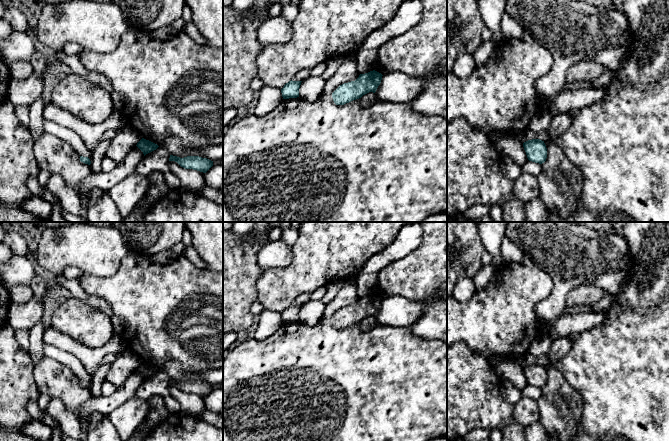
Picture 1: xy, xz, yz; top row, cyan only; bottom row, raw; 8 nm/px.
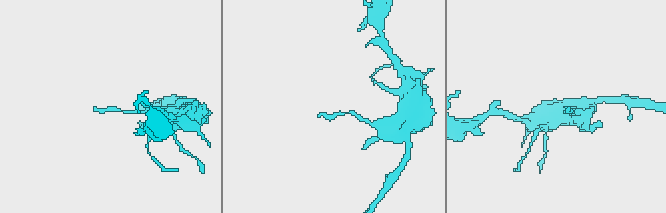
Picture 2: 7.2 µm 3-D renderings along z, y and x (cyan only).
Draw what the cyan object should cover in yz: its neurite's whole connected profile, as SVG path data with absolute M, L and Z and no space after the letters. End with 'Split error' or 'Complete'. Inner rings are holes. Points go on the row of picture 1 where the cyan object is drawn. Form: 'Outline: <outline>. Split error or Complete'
Outline: M532 139L523 143L529 161L542 164L547 158L547 148L544 141Z. Complete

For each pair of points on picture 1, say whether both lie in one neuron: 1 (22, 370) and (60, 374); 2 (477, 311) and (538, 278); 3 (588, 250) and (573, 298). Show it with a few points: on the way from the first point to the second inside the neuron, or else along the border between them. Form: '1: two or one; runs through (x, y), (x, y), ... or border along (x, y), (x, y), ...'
1: two; border along (33, 367), (33, 378), (40, 393)
2: one; runs through (492, 311), (497, 311), (523, 285)
3: two; border along (600, 287), (577, 285), (569, 292), (564, 305)

